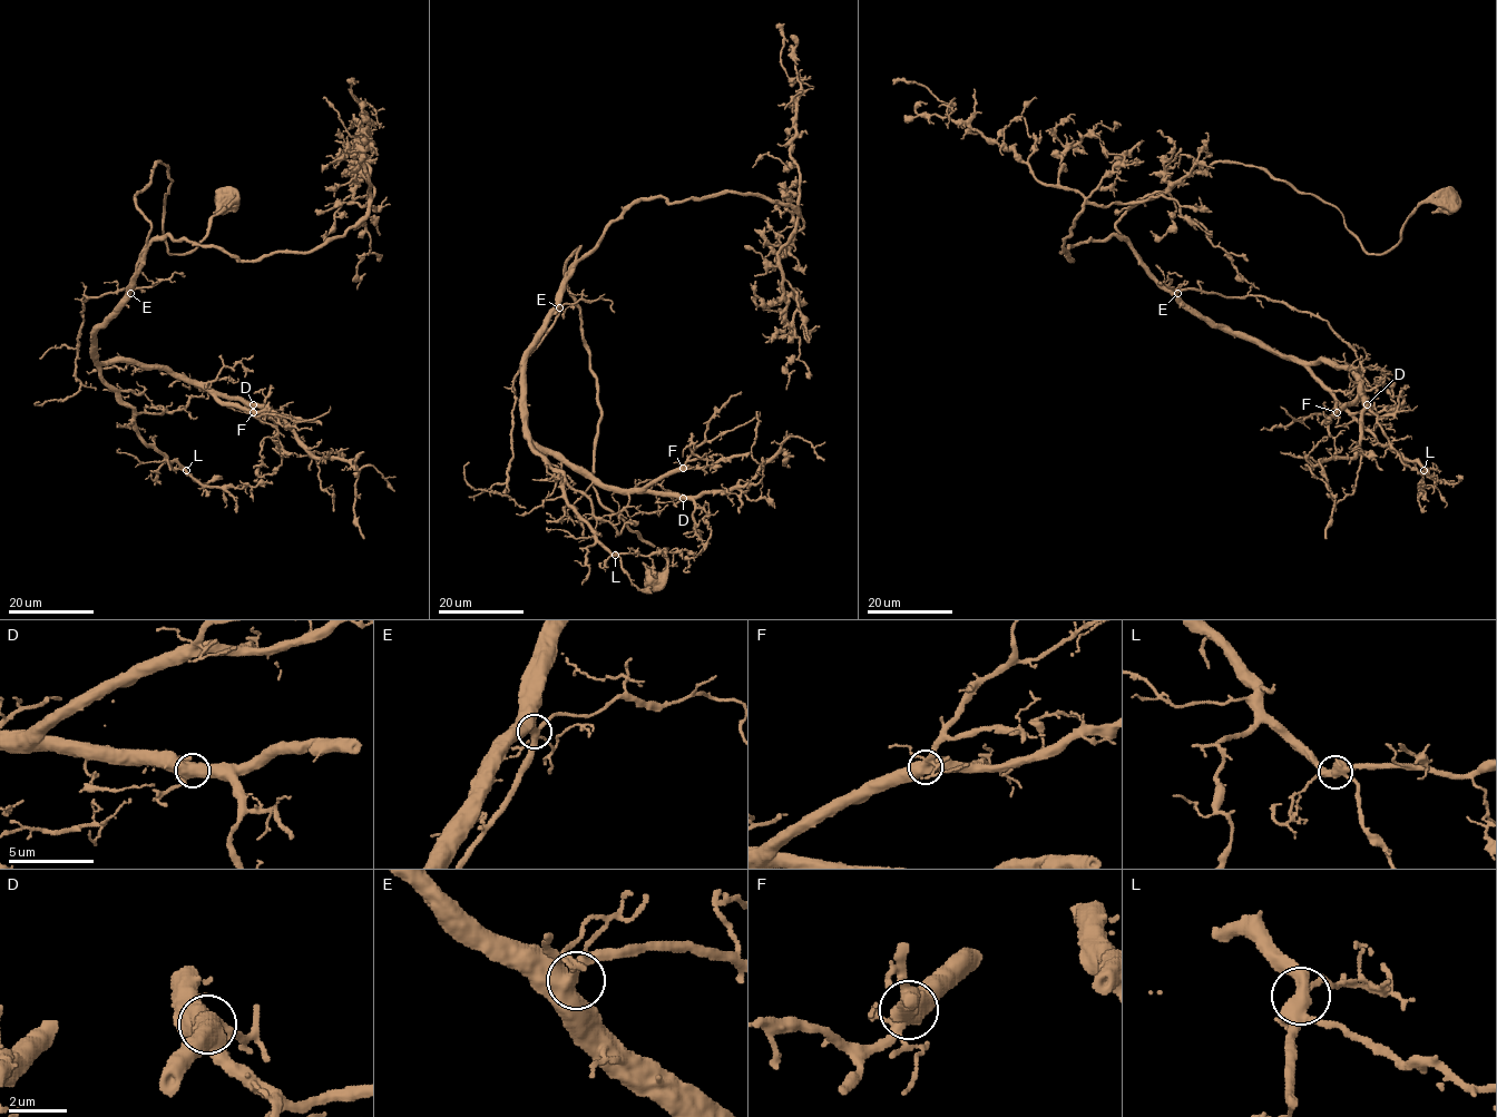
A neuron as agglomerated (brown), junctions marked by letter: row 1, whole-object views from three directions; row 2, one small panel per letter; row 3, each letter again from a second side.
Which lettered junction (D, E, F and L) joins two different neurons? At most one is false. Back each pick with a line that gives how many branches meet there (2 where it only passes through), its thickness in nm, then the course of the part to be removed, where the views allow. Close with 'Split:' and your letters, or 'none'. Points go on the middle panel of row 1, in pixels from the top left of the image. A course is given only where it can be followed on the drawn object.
Split: none

